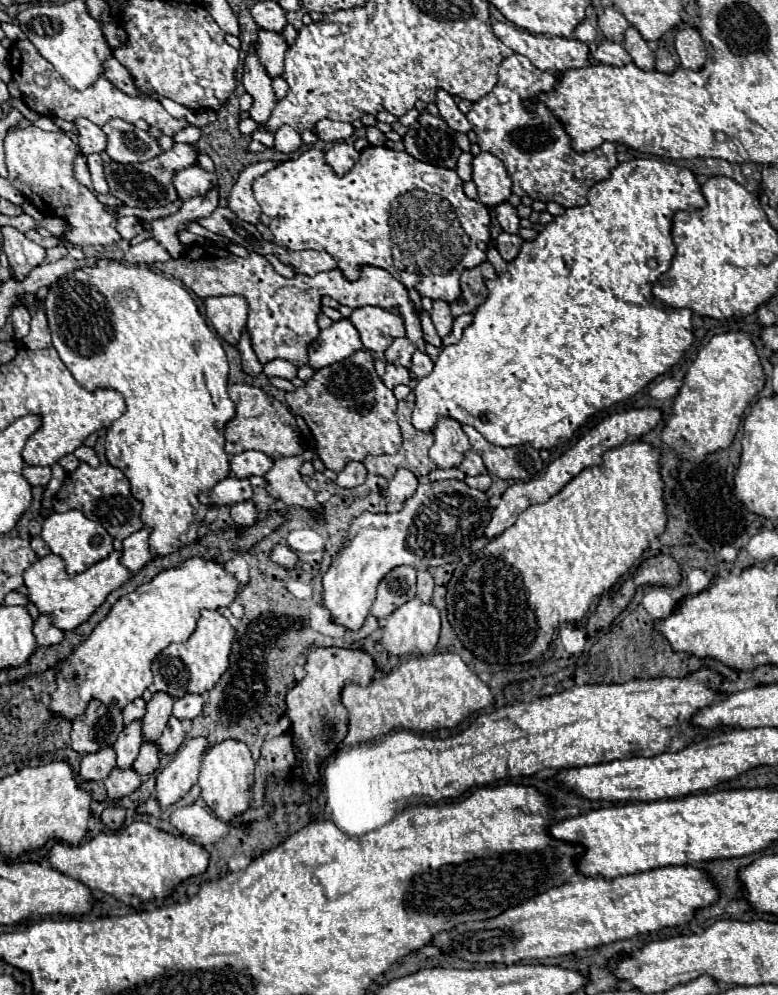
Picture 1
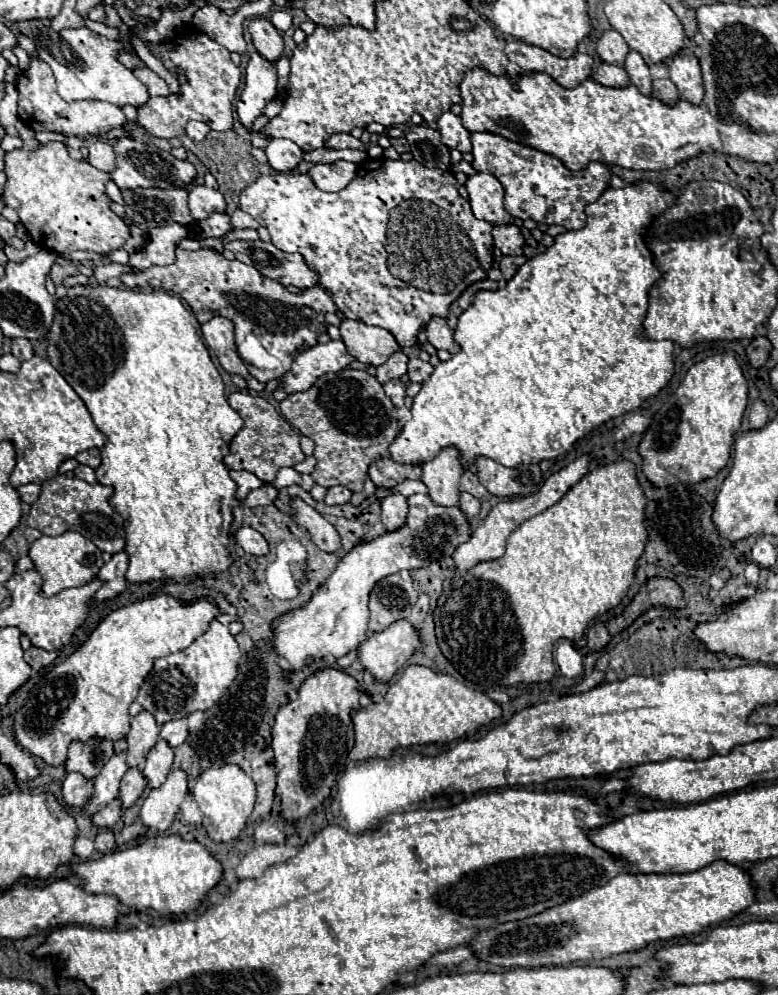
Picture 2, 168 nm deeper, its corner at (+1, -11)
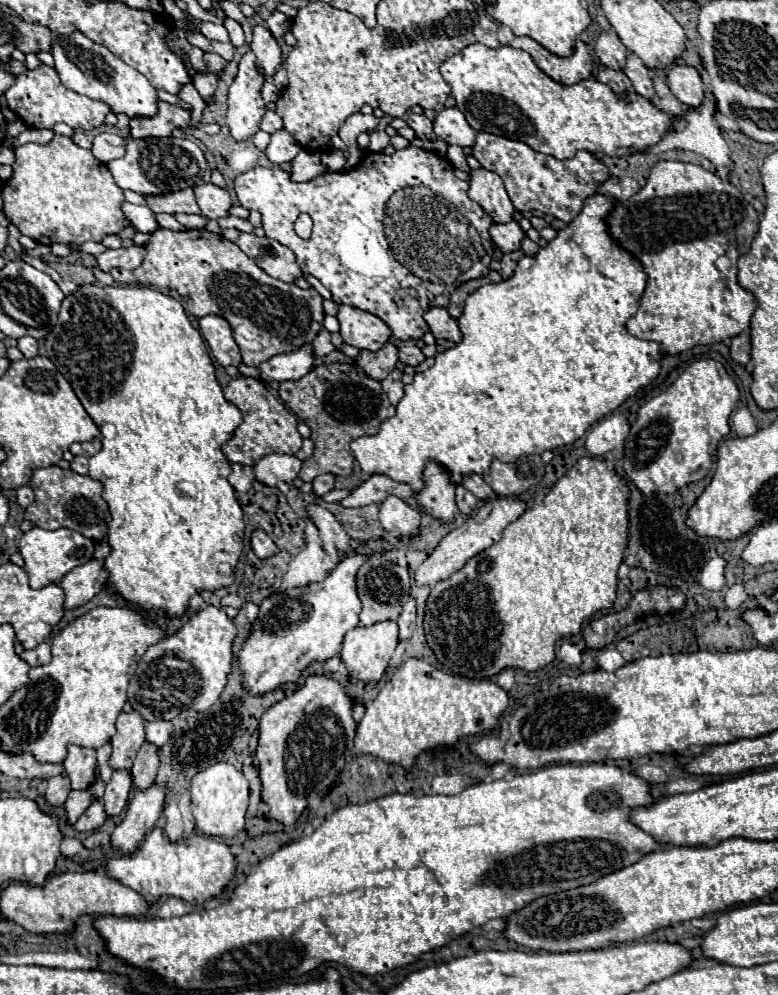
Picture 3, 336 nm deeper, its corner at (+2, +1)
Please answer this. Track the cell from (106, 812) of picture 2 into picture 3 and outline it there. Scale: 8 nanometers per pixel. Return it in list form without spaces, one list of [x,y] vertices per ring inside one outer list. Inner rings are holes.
[[[100,800],[92,802],[88,806],[88,810],[78,818],[78,822],[74,824],[76,832],[94,832],[104,824],[106,816],[104,816],[104,804],[100,804]]]

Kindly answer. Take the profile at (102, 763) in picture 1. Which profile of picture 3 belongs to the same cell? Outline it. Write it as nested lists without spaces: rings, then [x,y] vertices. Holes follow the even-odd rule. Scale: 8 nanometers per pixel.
[[[54,776],[48,780],[48,788],[44,790],[44,798],[50,806],[62,806],[64,800],[68,798],[68,792],[70,792],[68,776]]]

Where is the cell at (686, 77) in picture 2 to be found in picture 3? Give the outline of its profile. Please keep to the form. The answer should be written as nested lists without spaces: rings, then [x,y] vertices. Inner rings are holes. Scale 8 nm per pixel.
[[[674,64],[668,70],[668,86],[684,106],[698,108],[702,104],[702,78],[696,68]]]

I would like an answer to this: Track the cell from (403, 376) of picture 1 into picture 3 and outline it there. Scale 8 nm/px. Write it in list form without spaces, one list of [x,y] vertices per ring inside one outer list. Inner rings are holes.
[[[392,370],[384,380],[382,380],[382,388],[388,394],[388,400],[396,406],[402,396],[404,396],[404,384],[402,384],[402,372],[400,370]]]

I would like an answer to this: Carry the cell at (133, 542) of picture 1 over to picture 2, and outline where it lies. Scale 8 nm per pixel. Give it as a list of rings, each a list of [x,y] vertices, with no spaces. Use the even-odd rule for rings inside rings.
[[[123,550],[123,552],[117,552],[113,554],[113,558],[99,570],[97,578],[105,580],[103,588],[95,594],[95,600],[101,602],[101,600],[109,600],[113,596],[117,596],[119,592],[123,592],[127,588],[127,578],[125,578],[125,572],[127,572],[127,566],[129,566],[129,554]]]

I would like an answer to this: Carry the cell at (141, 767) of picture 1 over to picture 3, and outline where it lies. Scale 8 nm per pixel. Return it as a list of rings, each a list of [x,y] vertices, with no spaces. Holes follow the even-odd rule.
[[[114,770],[112,780],[106,784],[106,792],[102,796],[104,812],[108,814],[108,818],[114,818],[124,810],[130,790],[132,790],[132,778],[128,776],[128,770]]]

